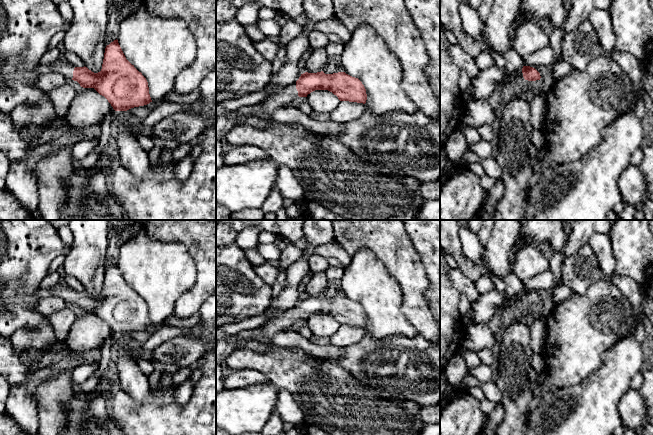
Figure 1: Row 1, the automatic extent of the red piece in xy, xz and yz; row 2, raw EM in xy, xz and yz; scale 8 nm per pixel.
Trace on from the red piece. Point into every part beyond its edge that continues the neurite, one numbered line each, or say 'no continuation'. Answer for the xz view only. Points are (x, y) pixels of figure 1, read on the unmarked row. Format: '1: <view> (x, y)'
1: xz (284, 322)

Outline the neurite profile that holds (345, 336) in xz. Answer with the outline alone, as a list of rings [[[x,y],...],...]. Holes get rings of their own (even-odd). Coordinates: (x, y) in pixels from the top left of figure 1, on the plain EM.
[[[340,325],[338,330],[330,336],[330,345],[338,347],[349,347],[358,343],[367,331],[363,327]]]

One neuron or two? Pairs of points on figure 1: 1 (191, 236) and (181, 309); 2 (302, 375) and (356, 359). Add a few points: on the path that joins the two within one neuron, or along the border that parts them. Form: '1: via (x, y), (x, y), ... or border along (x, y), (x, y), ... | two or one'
1: via (204, 254), (204, 286), (199, 291) | one
2: border along (314, 363), (332, 361), (356, 379) | two

